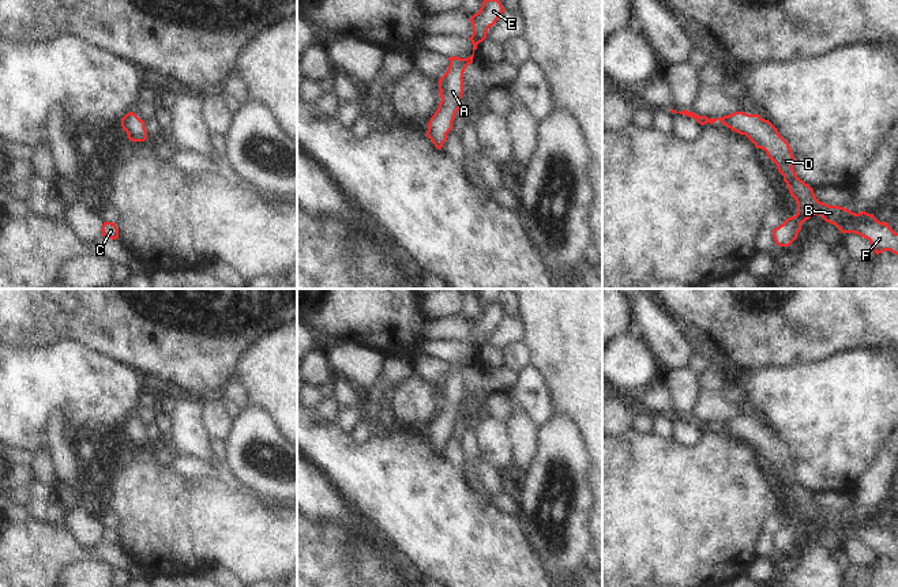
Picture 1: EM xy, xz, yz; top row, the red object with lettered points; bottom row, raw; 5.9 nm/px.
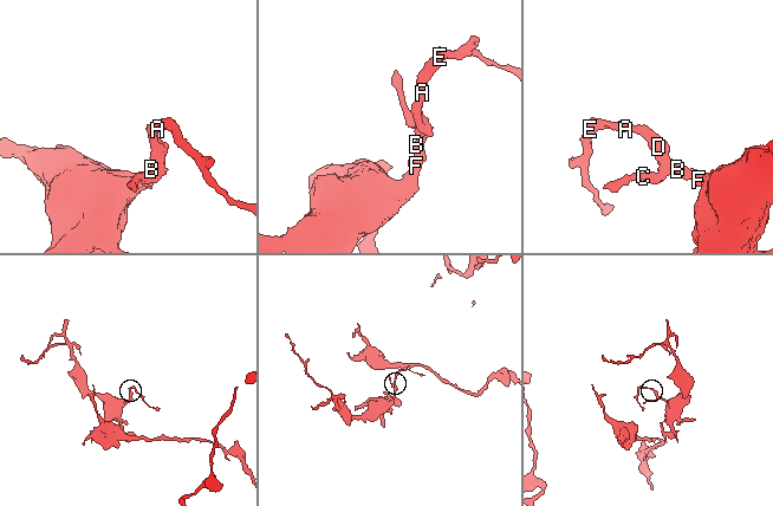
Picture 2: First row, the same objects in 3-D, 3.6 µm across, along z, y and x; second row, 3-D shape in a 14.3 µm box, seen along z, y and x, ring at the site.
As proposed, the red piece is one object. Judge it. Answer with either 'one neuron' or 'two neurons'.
one neuron

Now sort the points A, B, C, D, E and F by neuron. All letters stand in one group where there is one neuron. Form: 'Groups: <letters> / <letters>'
Groups: A B C D E F

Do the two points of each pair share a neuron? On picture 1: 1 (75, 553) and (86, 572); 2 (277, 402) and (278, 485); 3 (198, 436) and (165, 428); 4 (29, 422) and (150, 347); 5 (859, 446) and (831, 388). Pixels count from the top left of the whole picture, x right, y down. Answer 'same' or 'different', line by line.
1: different
2: different
3: different
4: different
5: same

